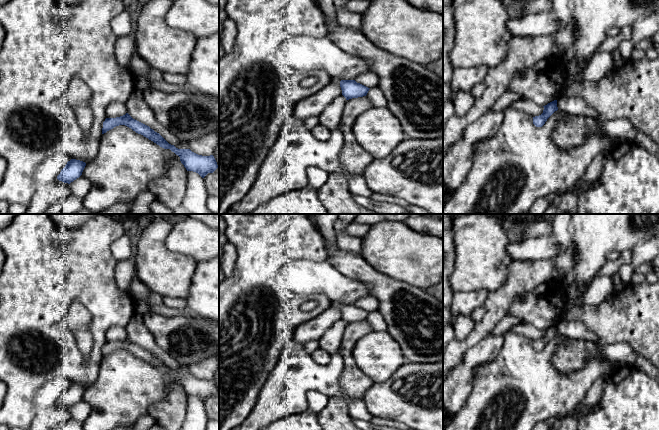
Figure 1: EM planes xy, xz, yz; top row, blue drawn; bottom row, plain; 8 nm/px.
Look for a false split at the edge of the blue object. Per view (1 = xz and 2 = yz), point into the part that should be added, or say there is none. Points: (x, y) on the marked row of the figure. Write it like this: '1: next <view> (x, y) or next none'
1: next none
2: next none

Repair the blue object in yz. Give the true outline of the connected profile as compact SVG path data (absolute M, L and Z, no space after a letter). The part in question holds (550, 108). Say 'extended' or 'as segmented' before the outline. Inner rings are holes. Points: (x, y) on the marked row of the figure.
as segmented; M554 100L550 103L548 103L547 105L543 106L544 110L543 113L539 116L535 116L533 117L533 124L536 127L542 127L545 122L547 121L547 119L555 112L558 110L557 107L557 100Z

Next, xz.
as segmented; M341 80L340 87L346 100L366 96L370 89L355 80Z

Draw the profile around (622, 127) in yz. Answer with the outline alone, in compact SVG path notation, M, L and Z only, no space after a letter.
M561 95L557 99L558 110L576 116L585 116L594 120L597 125L610 138L622 137L627 142L636 141L639 130L627 118L602 121L596 111L590 107L581 97L570 97Z

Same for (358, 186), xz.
M352 174L348 180L349 191L353 196L371 197L374 192L368 187L362 174Z

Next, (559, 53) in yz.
M559 46L554 47L551 58L553 58L553 59L557 58L566 64L567 61L565 59L565 56L566 56L566 50L565 49L562 49Z

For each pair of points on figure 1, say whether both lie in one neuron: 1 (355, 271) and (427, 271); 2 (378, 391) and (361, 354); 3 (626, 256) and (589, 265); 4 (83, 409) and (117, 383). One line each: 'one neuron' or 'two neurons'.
1: two neurons
2: two neurons
3: two neurons
4: two neurons

